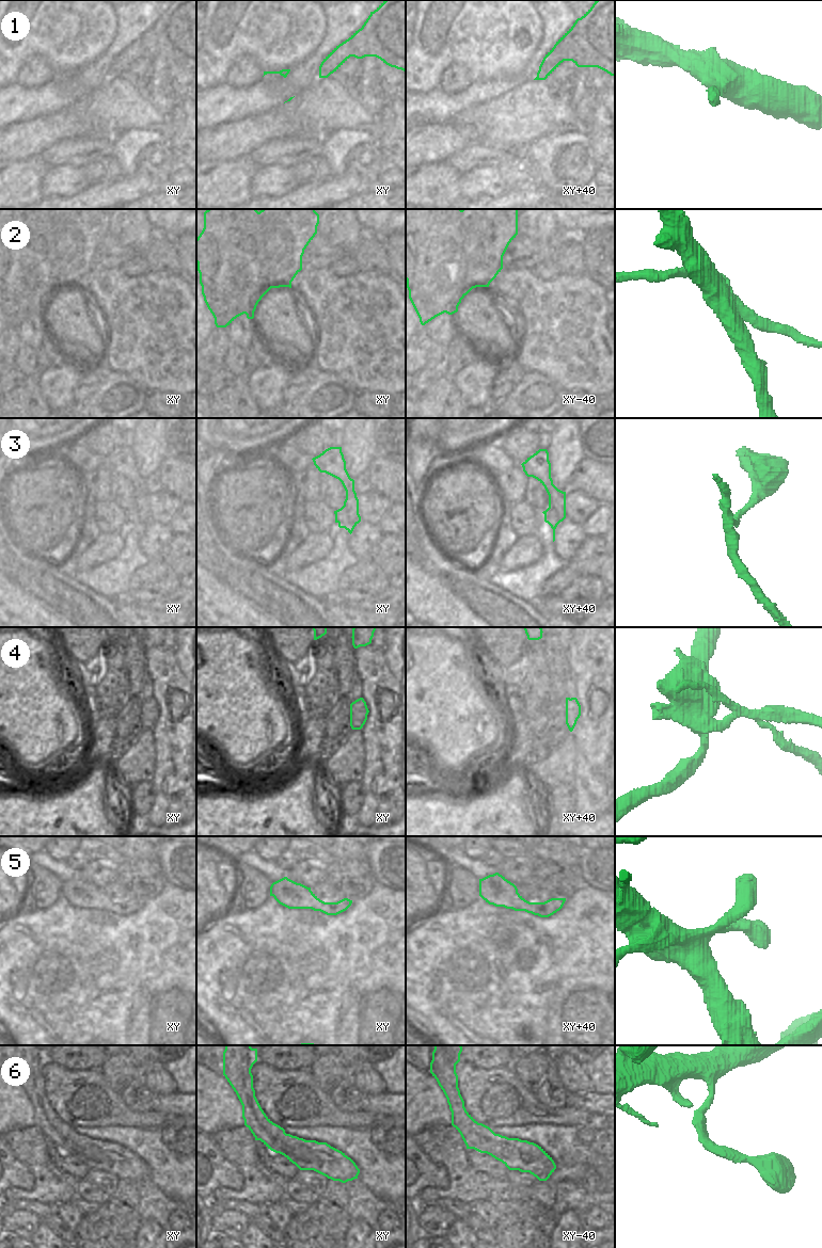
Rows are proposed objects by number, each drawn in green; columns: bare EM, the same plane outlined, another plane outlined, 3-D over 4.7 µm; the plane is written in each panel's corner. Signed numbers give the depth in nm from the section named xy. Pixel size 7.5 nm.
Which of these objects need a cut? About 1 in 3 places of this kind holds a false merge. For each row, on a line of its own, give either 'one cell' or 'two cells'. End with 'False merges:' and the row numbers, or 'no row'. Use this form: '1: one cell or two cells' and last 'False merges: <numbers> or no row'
1: one cell
2: two cells
3: one cell
4: two cells
5: one cell
6: one cell
False merges: 2, 4

